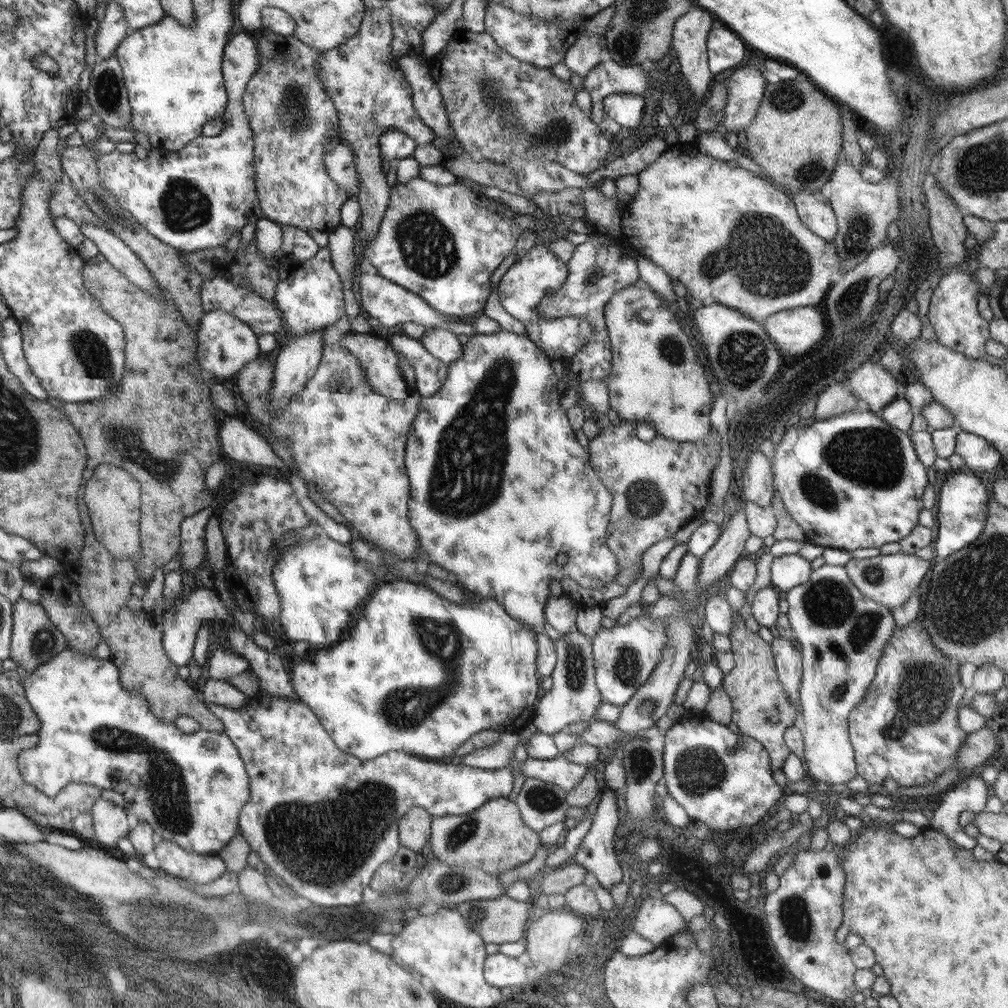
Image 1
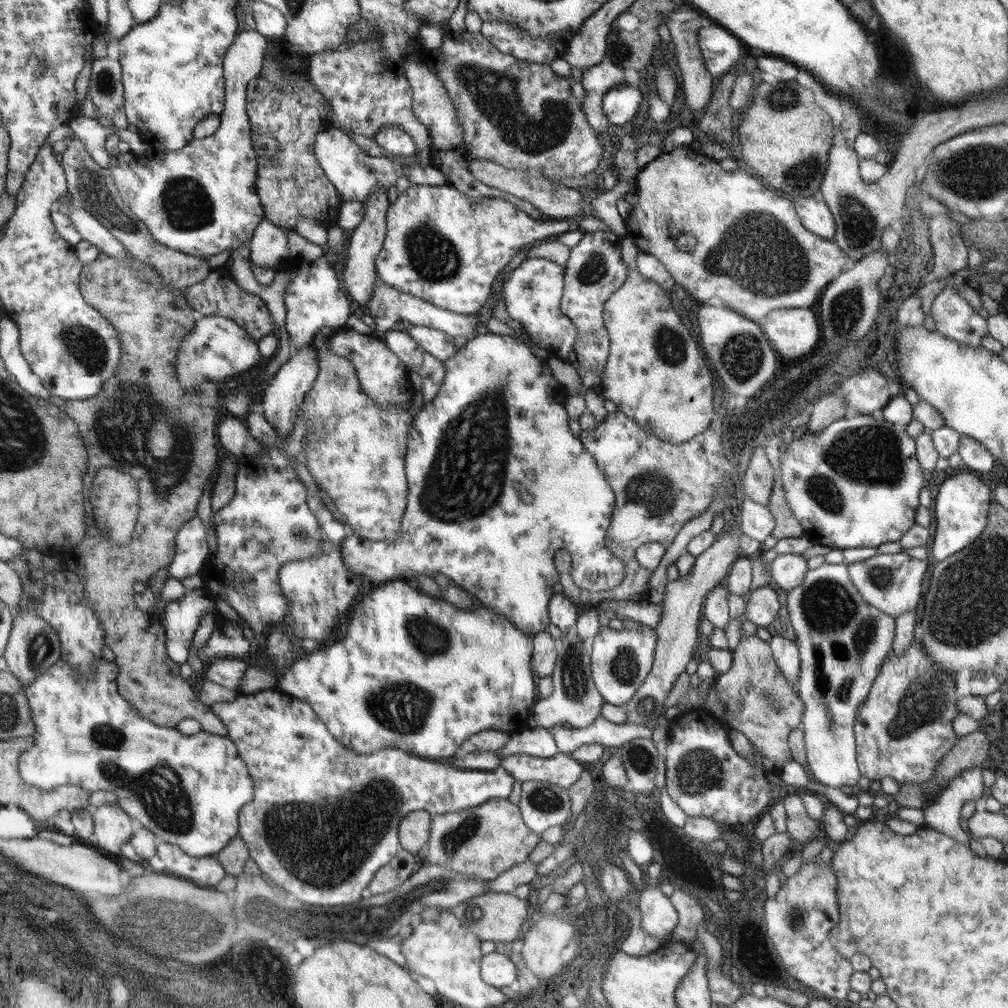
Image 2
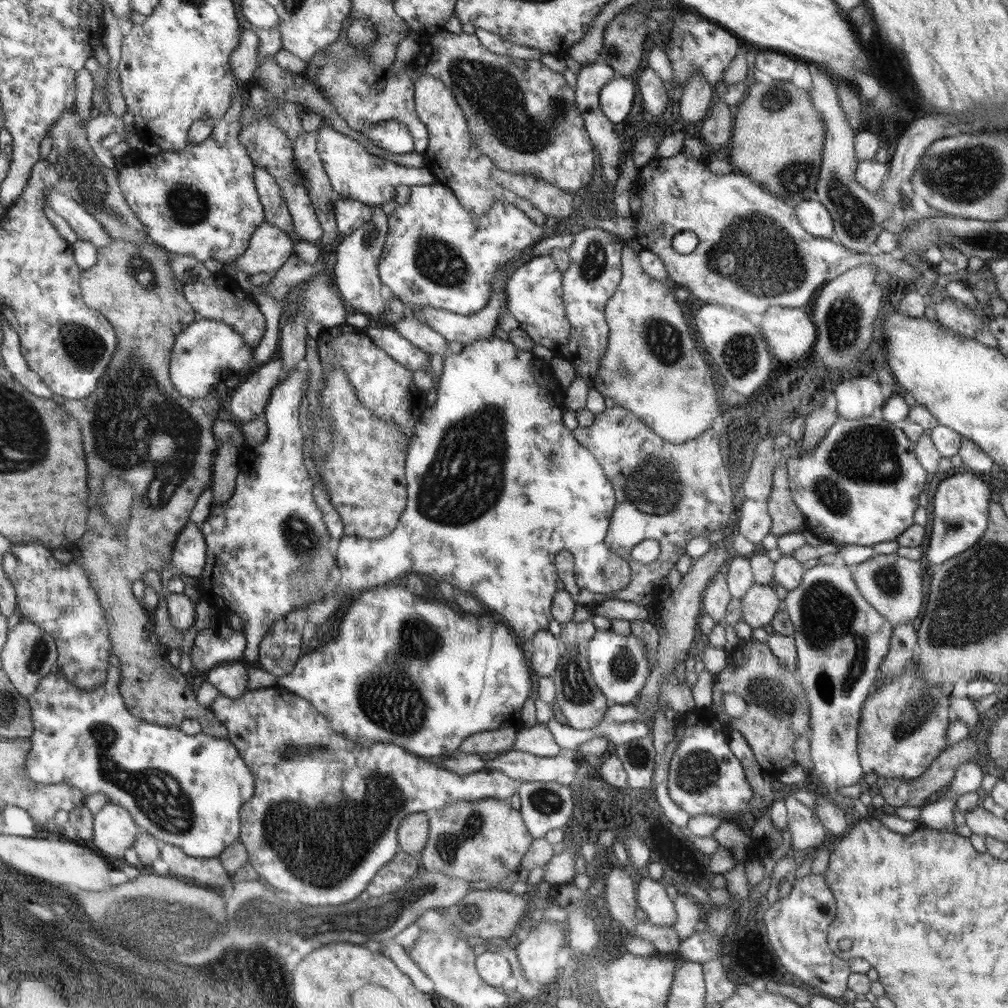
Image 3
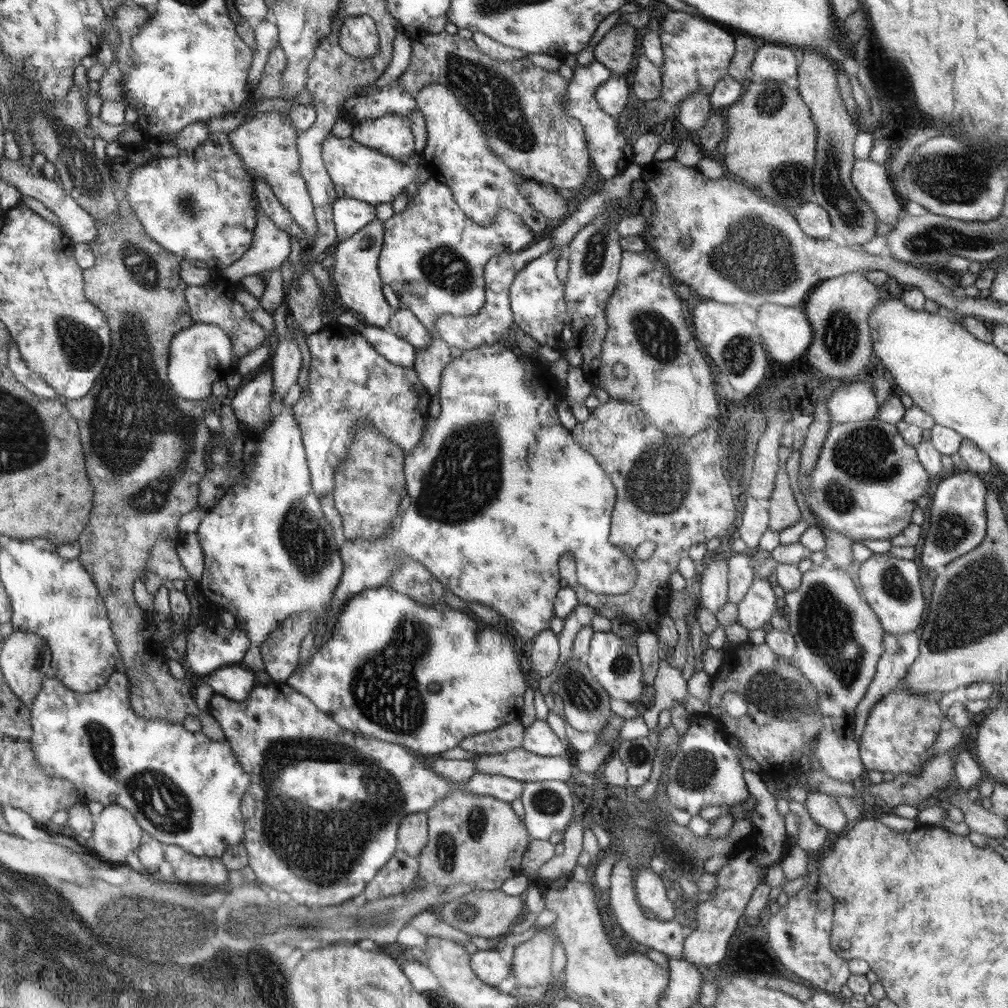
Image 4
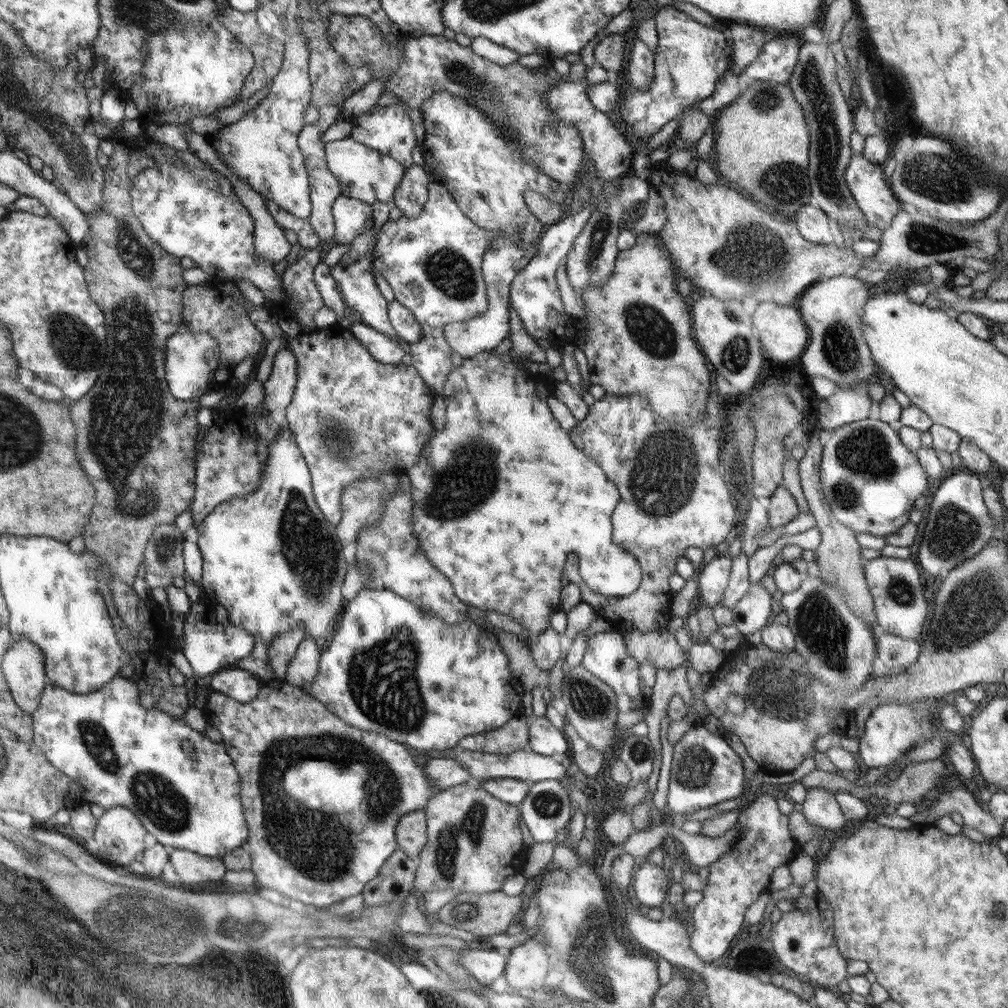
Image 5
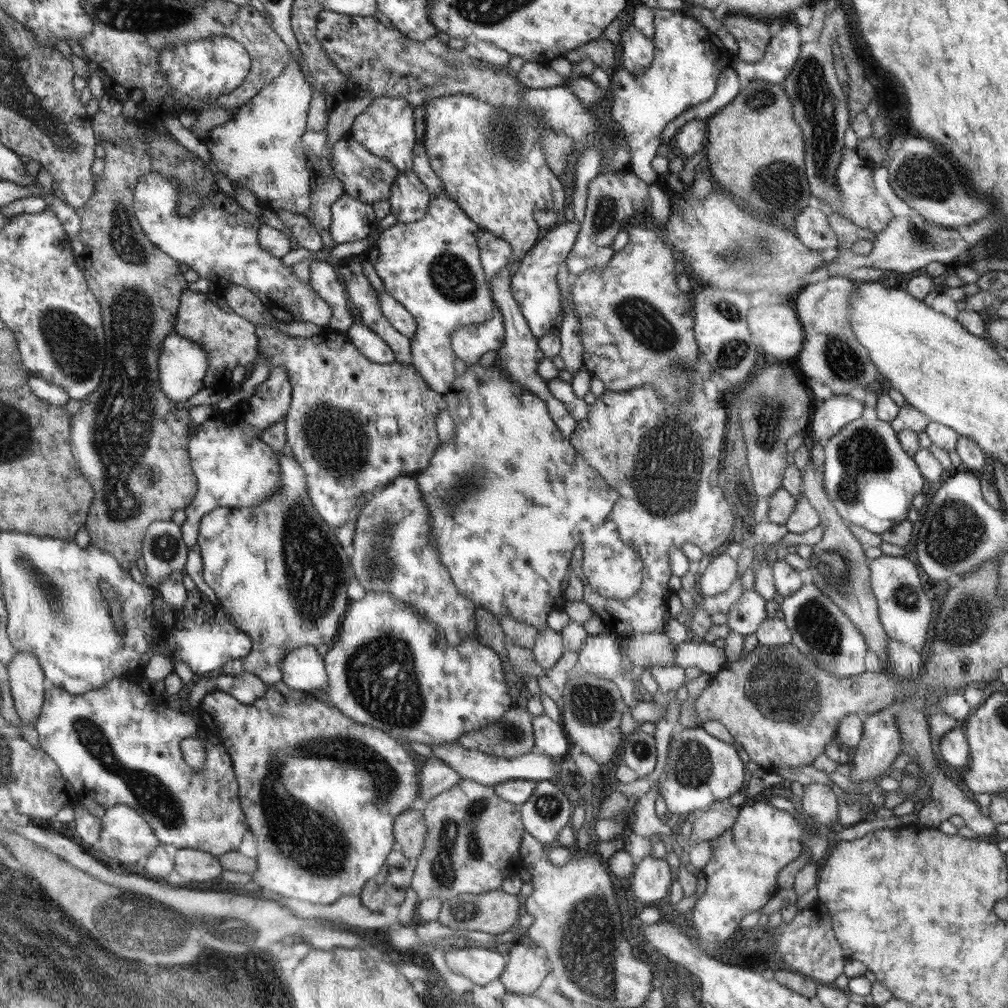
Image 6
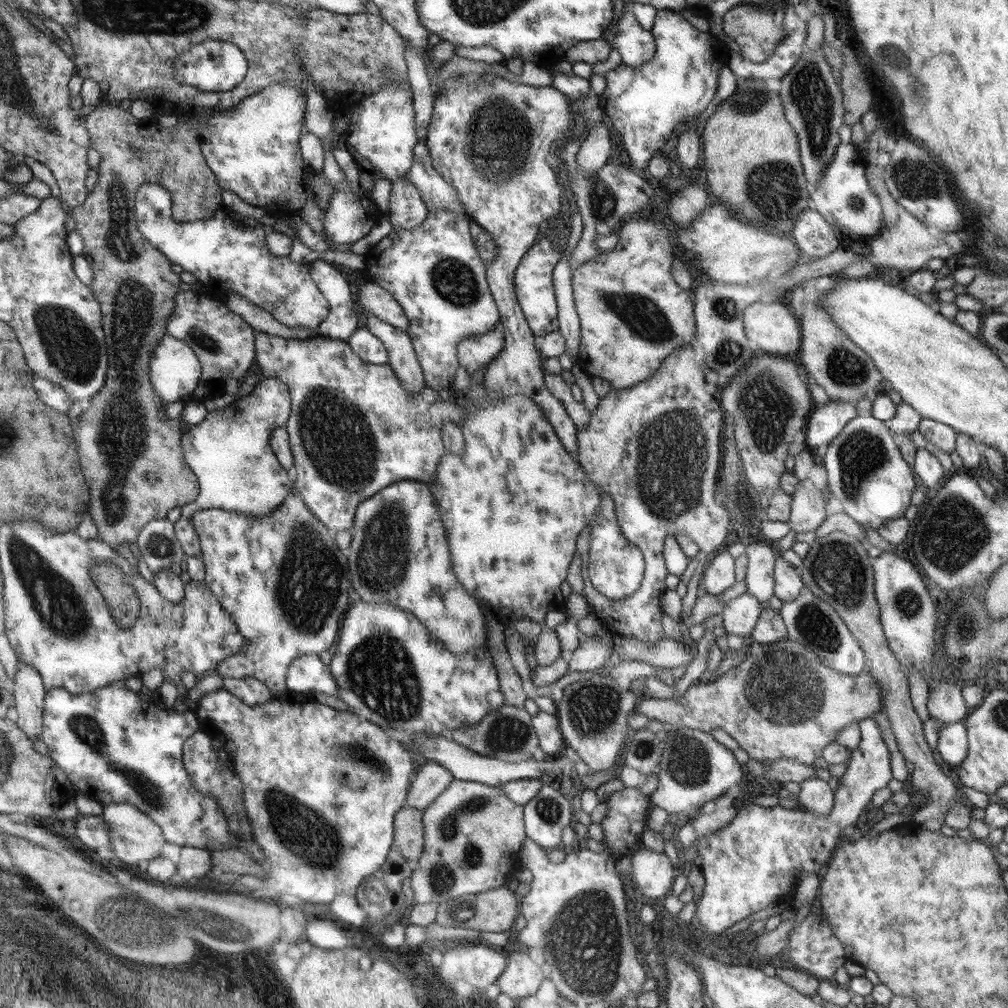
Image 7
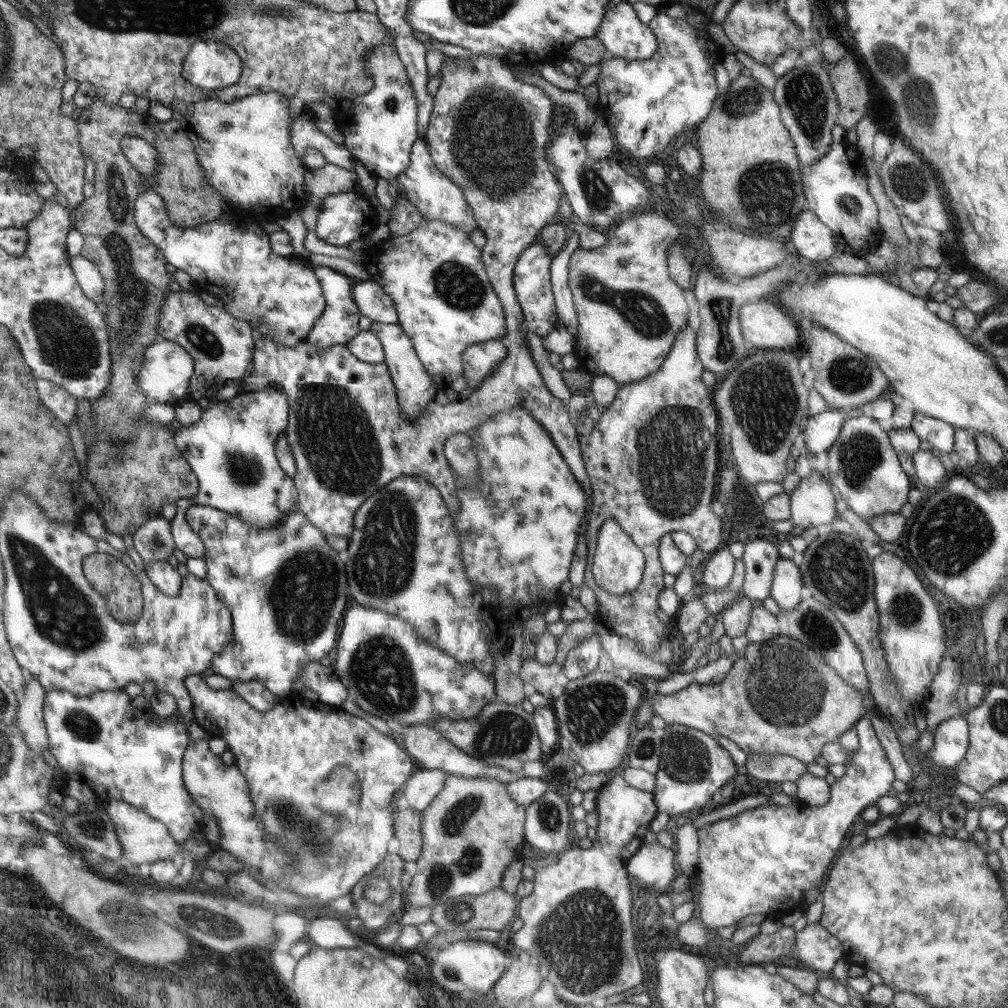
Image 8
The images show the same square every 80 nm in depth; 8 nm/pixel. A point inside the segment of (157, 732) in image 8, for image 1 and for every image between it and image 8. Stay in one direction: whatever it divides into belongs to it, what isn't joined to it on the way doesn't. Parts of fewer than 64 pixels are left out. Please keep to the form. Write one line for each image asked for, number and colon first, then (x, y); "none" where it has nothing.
1: (190, 788)
2: (188, 790)
3: (186, 790)
4: (184, 788)
5: (120, 754)
6: (115, 745)
7: (116, 747)

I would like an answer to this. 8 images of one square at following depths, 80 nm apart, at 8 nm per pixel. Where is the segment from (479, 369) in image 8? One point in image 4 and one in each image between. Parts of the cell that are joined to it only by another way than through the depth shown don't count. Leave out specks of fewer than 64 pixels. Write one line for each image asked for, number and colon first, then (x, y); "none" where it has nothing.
4: (490, 326)
5: (502, 262)
6: (470, 342)
7: (475, 352)

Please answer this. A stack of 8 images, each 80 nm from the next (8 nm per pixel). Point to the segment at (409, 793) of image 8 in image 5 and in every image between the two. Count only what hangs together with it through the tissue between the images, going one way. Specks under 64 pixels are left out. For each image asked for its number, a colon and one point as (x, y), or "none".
5: (444, 773)
6: (437, 776)
7: (432, 779)

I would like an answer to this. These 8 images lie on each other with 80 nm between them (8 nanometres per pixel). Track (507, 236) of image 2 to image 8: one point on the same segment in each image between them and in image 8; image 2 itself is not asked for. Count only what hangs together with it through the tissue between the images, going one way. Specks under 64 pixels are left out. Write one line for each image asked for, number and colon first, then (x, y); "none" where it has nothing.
3: (436, 254)
4: (433, 256)
5: (433, 263)
6: (434, 267)
7: (435, 271)
8: (445, 302)

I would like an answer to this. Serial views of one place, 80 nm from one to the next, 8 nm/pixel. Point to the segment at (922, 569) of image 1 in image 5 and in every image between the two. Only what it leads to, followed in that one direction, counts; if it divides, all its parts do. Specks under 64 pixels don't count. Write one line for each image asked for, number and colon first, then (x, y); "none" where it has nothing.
2: (892, 583)
3: (892, 584)
4: (891, 586)
5: (900, 608)

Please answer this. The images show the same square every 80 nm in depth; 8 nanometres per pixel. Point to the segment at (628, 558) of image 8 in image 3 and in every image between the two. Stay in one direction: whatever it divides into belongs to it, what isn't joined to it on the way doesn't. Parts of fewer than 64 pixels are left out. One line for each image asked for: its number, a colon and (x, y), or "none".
3: (496, 405)
4: (498, 489)
5: (502, 494)
6: (510, 498)
7: (514, 470)

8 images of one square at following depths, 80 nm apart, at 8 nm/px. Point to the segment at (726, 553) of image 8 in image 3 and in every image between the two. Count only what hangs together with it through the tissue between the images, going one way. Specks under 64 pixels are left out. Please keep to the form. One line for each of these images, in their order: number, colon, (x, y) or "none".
3: (716, 596)
4: (714, 584)
5: (712, 581)
6: (722, 570)
7: (720, 575)

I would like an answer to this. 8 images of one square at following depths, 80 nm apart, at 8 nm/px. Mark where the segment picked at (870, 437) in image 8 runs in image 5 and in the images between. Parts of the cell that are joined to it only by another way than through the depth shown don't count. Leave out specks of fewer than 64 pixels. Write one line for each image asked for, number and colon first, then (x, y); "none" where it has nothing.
5: (870, 478)
6: (871, 479)
7: (866, 471)

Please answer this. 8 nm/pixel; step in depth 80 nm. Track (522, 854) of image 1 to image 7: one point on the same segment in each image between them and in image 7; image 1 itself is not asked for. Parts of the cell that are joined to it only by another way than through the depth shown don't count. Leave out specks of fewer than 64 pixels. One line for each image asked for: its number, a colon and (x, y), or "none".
2: (484, 841)
3: (486, 840)
4: (474, 839)
5: (474, 843)
6: (473, 844)
7: (474, 832)

